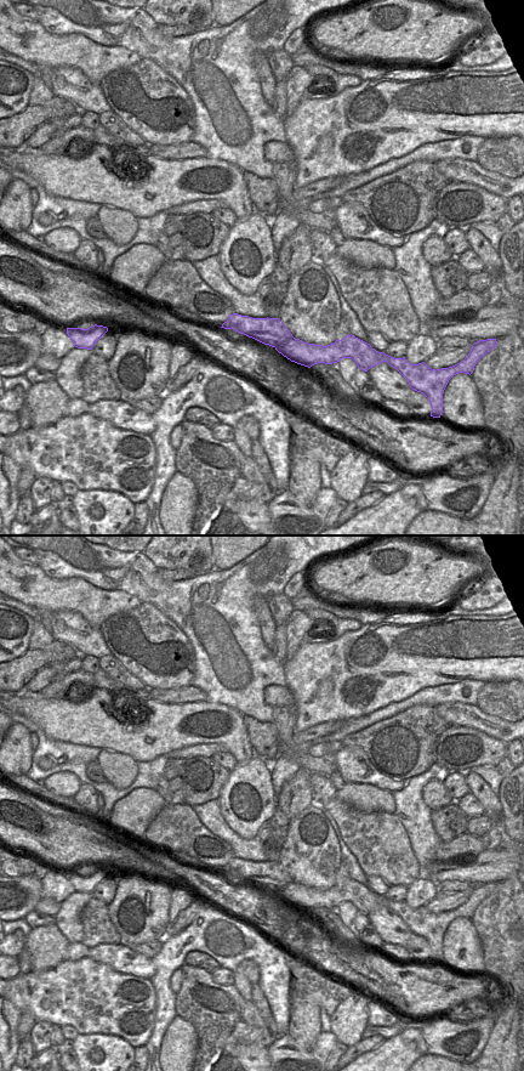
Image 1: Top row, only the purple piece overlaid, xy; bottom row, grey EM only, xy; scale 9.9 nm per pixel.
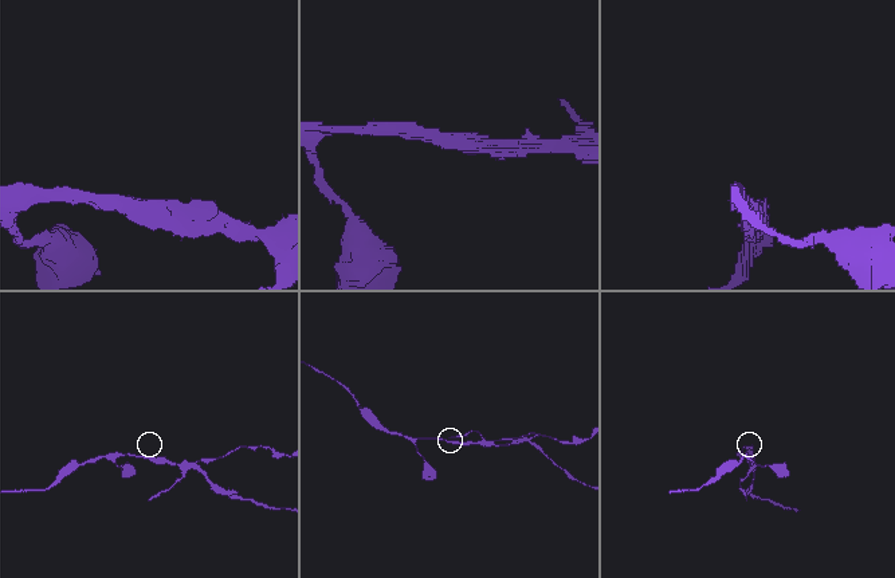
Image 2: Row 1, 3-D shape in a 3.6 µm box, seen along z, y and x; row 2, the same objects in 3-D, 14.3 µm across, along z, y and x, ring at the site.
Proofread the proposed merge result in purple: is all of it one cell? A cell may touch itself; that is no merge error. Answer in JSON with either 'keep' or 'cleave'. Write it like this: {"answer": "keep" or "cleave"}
{"answer": "cleave"}

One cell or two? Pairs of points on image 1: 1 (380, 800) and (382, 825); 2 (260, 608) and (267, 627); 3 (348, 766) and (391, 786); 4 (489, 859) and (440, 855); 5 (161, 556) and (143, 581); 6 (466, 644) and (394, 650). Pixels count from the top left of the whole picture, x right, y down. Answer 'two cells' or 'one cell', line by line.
1: two cells
2: one cell
3: one cell
4: two cells
5: two cells
6: one cell

